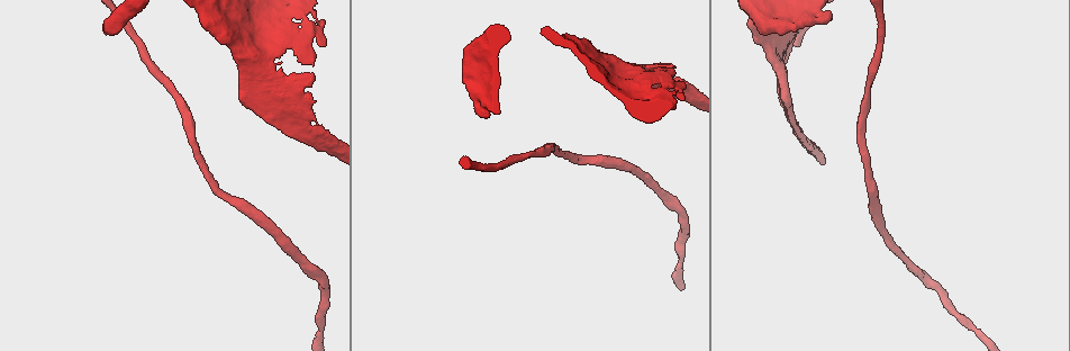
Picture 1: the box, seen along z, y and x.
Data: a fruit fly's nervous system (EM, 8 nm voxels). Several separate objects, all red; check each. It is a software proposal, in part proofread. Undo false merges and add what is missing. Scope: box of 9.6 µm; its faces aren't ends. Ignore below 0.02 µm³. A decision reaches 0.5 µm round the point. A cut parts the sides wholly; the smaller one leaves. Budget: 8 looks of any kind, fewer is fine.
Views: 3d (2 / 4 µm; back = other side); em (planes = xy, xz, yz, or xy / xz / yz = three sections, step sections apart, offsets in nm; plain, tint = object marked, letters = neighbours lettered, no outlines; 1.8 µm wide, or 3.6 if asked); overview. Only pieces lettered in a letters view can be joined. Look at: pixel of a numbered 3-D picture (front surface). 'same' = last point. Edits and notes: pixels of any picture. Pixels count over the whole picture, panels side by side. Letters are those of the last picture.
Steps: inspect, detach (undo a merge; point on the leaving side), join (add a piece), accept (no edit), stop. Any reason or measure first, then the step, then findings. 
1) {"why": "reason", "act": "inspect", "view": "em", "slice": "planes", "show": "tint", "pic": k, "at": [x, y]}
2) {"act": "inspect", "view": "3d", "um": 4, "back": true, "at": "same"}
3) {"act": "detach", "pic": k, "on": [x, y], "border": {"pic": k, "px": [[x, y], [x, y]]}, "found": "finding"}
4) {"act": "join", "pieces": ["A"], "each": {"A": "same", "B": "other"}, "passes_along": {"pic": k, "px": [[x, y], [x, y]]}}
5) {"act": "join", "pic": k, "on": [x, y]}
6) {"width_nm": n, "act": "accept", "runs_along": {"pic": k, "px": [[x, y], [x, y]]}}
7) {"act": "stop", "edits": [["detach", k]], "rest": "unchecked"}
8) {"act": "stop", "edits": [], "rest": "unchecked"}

{"why": "touches itself", "act": "inspect", "view": "em", "um": 3.6, "slice": "planes", "show": "plain", "pic": 1, "at": [250, 24]}

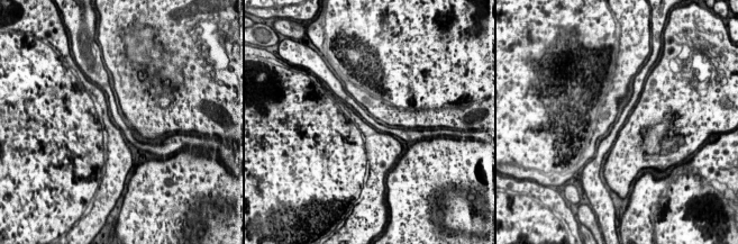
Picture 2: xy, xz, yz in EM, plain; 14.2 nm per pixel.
{"why": "where the object lies", "act": "inspect", "view": "em", "um": 3.6, "slice": "planes", "show": "tint", "at": "same"}

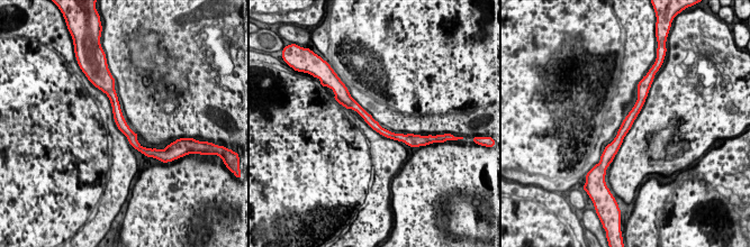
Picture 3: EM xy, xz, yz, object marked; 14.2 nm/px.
{"act": "inspect", "view": "em", "um": 3.6, "slice": "planes", "show": "letters", "at": "same"}

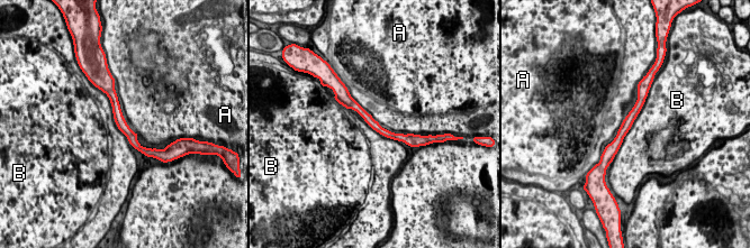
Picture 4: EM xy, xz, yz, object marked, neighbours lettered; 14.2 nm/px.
{"act": "accept", "each": {"A": "other", "B": "other"}, "runs_along": {"pic": 4, "px": [[350, 103], [382, 131], [404, 138]]}, "found": "one cell here"}

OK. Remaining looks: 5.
{"why": "free end", "act": "inspect", "view": "3d", "um": 2, "pic": 1, "at": [484, 118]}

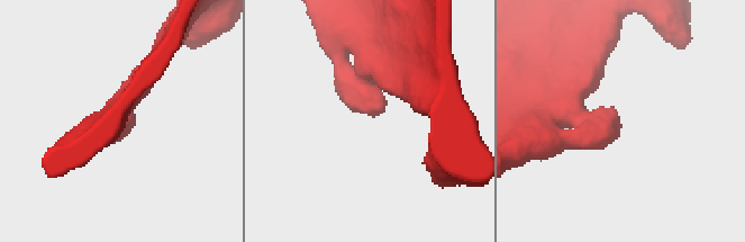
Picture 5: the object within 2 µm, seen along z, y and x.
{"act": "inspect", "view": "em", "um": 3.6, "slice": "planes", "show": "letters", "pic": 5, "at": [128, 128]}

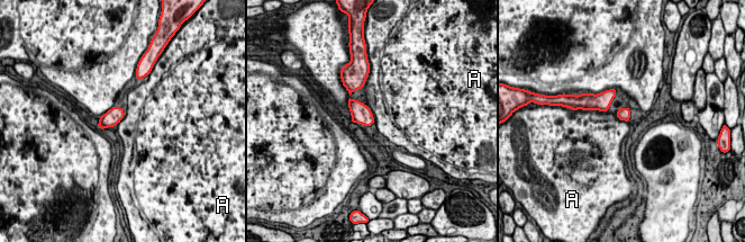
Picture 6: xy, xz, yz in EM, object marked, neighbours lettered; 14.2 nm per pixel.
{"act": "accept", "each": {"A": "other"}, "border": {"pic": 6, "px": [[585, 109], [607, 111]]}, "found": "none of them fits"}

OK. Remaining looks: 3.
{"why": "touches itself", "act": "inspect", "view": "em", "slice": "planes", "show": "plain", "pic": 1, "at": [308, 126]}

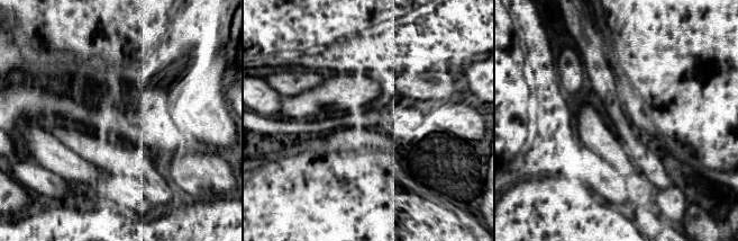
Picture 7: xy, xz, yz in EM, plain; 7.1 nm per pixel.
{"why": "see the neighbours", "act": "inspect", "view": "em", "slice": "planes", "show": "letters", "at": "same"}

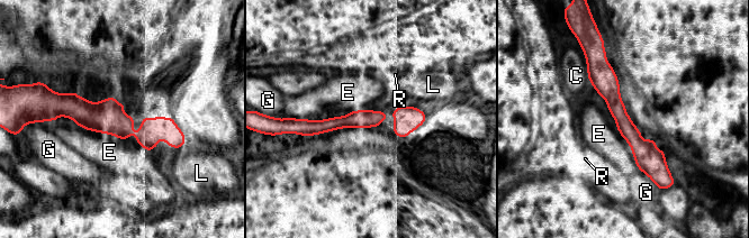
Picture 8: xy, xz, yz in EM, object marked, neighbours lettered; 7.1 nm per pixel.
{"act": "accept", "each": {"C": "other", "E": "other", "G": "other", "L": "other", "R": "other"}, "border": {"pic": 8, "px": [[77, 125], [111, 134], [120, 139]]}, "found": "continuous, no second cell"}

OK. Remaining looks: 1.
{"act": "stop", "edits": [], "rest": "unchecked"}

